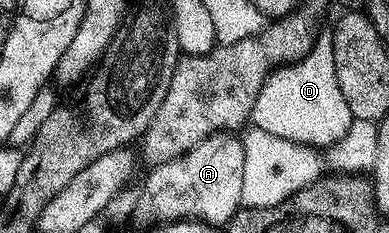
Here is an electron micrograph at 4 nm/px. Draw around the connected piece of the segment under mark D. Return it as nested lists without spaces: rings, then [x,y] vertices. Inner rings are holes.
[[[317,35],[316,45],[298,61],[286,64],[270,73],[268,81],[254,102],[251,123],[270,134],[293,140],[299,144],[321,146],[343,141],[352,125],[350,106],[338,90],[338,78],[334,70],[334,46],[331,35]]]

